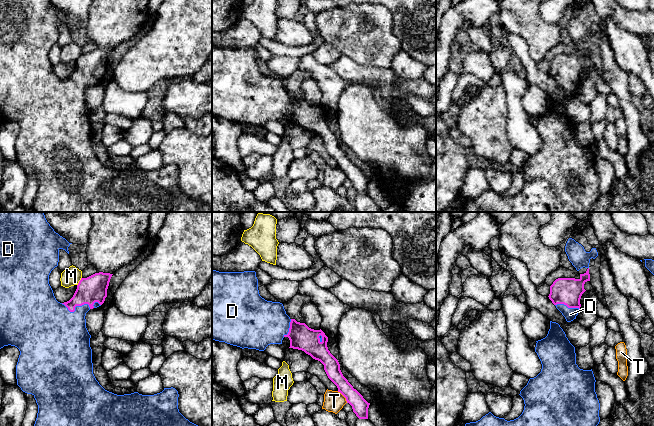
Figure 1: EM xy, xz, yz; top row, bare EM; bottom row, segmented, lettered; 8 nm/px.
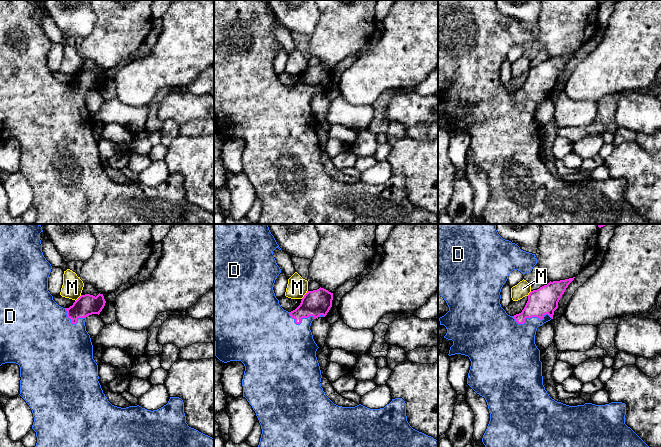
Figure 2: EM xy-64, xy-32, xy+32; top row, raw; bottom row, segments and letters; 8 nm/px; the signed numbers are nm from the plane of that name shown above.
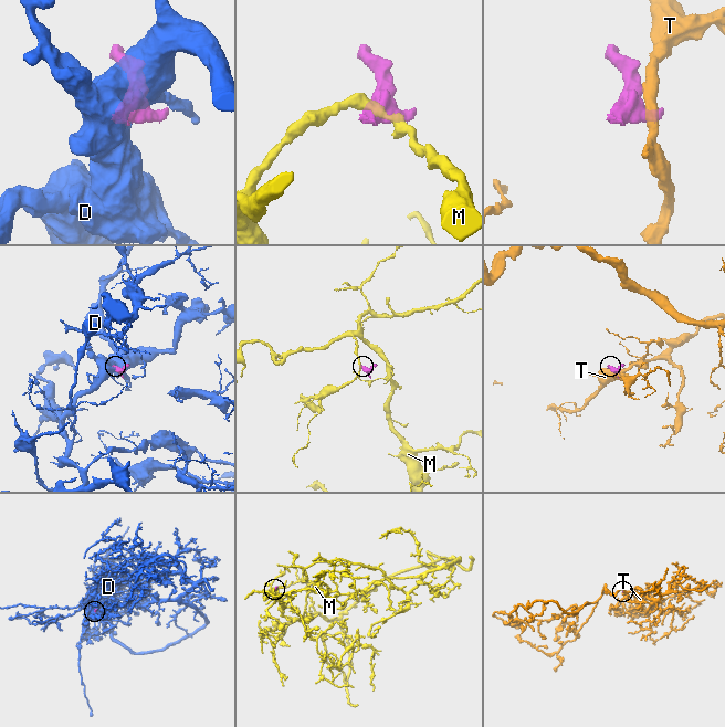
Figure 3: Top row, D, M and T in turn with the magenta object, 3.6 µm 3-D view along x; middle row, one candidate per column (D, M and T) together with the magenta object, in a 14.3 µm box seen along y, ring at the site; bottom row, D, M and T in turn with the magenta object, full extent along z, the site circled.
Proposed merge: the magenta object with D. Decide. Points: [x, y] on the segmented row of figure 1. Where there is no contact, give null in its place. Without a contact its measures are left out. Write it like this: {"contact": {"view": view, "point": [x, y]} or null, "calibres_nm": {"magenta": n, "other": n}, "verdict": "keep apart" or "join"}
{"contact": {"view": "xy", "point": [75, 306]}, "calibres_nm": {"magenta": 220, "other": 380}, "verdict": "join"}

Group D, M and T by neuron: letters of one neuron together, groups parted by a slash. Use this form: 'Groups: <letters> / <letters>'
Groups: D / M / T

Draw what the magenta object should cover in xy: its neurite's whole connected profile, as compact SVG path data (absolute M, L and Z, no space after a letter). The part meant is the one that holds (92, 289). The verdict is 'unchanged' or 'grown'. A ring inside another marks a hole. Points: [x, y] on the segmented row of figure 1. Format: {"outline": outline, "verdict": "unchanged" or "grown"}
{"outline": "M0 212L0 349L11 345L20 351L17 385L36 400L38 413L34 426L198 426L179 412L179 394L173 387L154 395L138 392L117 395L105 390L96 380L85 316L90 309L104 303L113 274L99 272L81 278L73 297L67 302L58 302L49 284L49 275L58 266L59 250L69 254L71 244L54 231L44 212Z", "verdict": "grown"}

